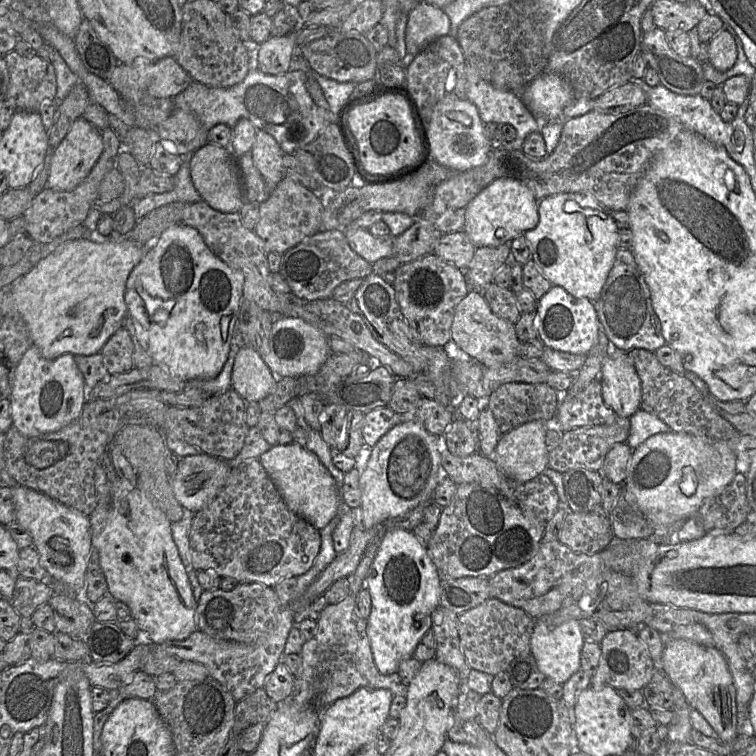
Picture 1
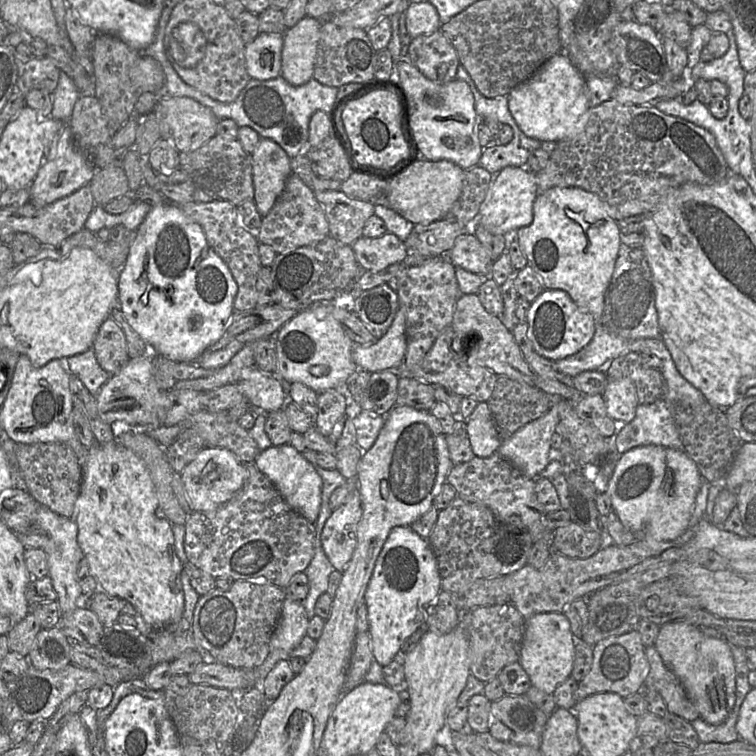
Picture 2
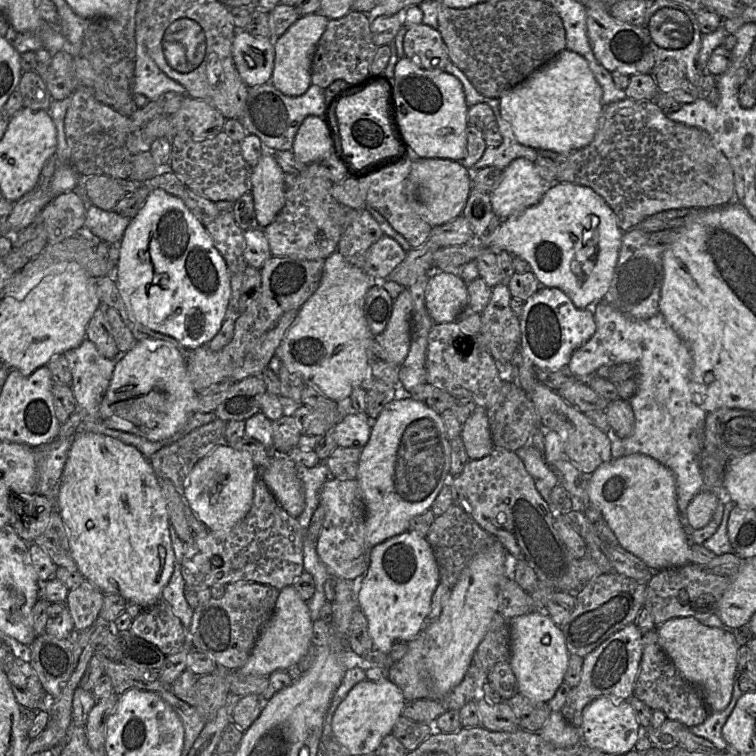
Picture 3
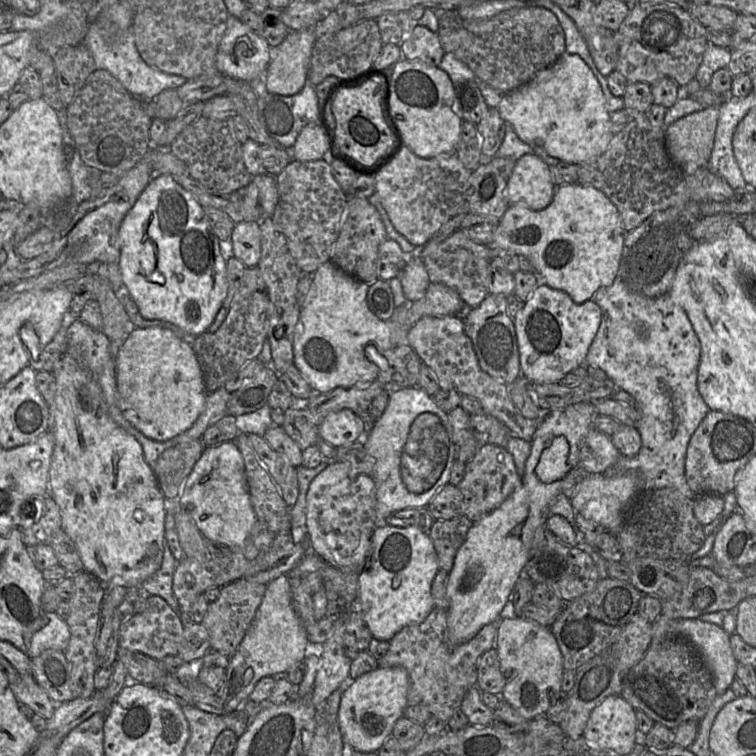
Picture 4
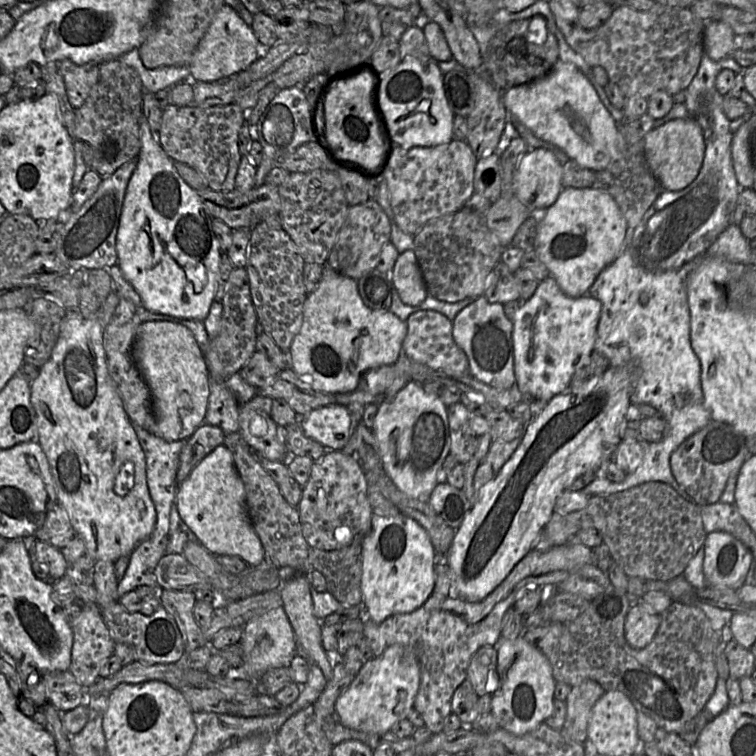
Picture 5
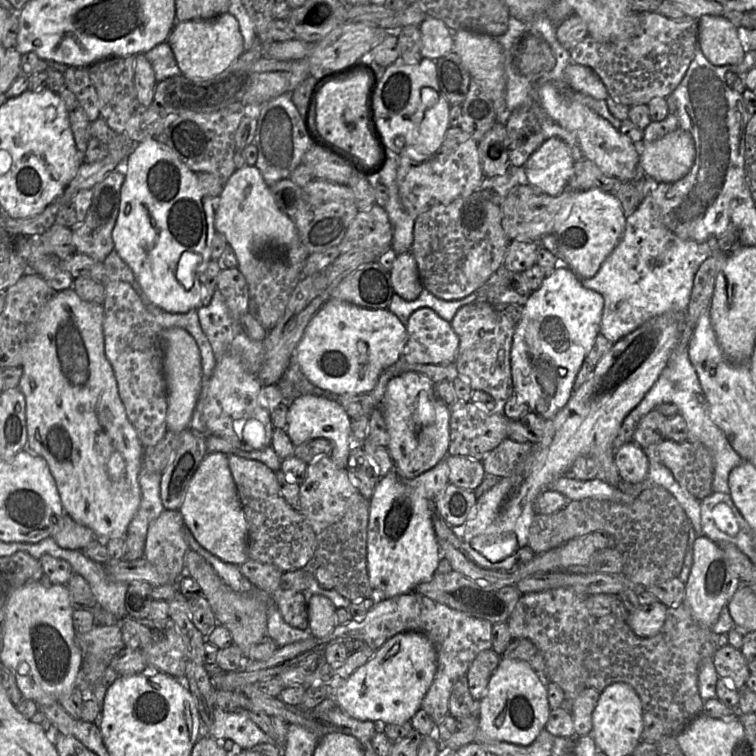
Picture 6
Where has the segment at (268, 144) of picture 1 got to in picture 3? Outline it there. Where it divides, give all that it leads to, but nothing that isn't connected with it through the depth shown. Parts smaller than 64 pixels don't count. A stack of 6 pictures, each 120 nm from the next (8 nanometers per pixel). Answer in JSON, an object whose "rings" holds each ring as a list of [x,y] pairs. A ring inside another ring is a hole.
{"rings":[[[265,151],[252,168],[254,209],[259,227],[267,227],[285,204],[285,173],[273,153]]]}

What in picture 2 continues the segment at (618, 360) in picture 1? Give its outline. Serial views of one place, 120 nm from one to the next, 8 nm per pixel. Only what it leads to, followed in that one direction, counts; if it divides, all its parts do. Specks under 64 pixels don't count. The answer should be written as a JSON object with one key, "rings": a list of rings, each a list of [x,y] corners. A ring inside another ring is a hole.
{"rings":[[[627,377],[608,379],[604,391],[607,414],[618,424],[631,422],[639,405],[634,382]]]}

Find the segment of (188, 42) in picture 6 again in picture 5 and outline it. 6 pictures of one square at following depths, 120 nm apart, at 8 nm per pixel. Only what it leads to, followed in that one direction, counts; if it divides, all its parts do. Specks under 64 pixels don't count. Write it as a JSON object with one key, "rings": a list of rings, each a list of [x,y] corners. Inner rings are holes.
{"rings":[[[224,4],[214,15],[194,52],[188,65],[189,79],[197,82],[214,82],[235,75],[248,68],[261,56],[261,46],[251,26],[232,7]]]}

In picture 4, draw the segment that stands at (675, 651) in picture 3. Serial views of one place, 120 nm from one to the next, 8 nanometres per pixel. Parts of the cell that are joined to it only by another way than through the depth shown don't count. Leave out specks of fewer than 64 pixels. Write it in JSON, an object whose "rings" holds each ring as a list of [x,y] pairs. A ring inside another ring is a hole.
{"rings":[[[683,618],[677,621],[677,632],[695,647],[709,668],[716,693],[722,694],[730,688],[738,662],[733,655],[730,635],[723,627],[699,618]]]}

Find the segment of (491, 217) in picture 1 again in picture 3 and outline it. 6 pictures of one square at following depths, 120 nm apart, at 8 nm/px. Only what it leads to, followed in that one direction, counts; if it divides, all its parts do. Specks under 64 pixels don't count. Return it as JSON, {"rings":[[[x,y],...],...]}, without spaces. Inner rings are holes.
{"rings":[[[525,158],[513,160],[504,170],[498,187],[491,192],[494,213],[503,219],[537,204],[546,190],[546,183],[533,162]]]}

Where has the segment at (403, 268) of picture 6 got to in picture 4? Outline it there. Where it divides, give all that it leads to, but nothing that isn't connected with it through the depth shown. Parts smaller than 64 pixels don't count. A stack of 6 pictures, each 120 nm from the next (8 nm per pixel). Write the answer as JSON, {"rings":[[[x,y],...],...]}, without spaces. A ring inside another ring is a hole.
{"rings":[[[407,255],[407,262],[399,278],[407,301],[415,302],[425,296],[430,279],[420,256]]]}

